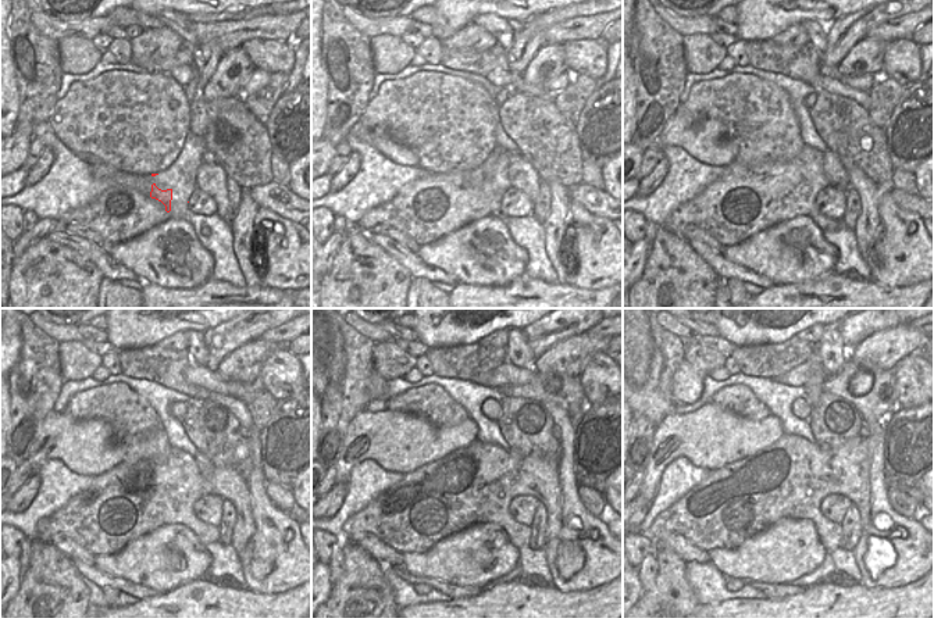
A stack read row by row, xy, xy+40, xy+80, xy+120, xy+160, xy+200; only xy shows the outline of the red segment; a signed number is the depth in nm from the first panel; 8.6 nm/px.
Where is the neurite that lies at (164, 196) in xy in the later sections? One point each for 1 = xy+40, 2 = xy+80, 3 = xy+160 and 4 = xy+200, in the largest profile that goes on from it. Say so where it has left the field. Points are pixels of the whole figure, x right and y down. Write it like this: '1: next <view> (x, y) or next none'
1: next xy+40 (462, 179)
2: next xy+80 (773, 179)
3: next xy+160 (463, 499)
4: next xy+200 (855, 456)

